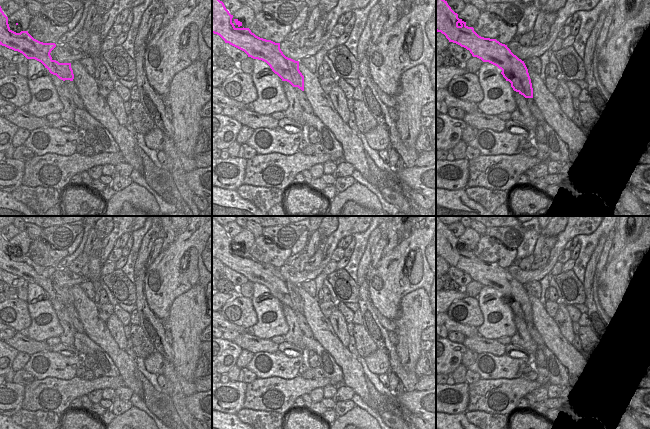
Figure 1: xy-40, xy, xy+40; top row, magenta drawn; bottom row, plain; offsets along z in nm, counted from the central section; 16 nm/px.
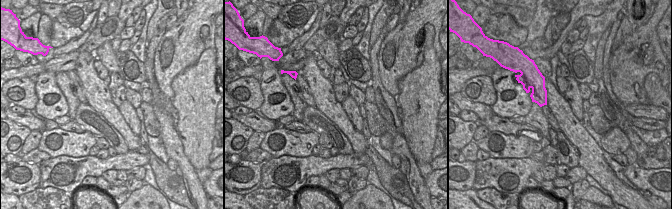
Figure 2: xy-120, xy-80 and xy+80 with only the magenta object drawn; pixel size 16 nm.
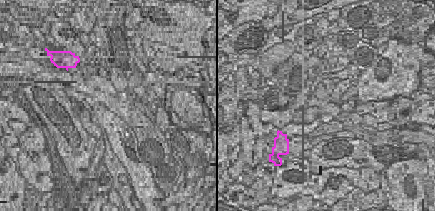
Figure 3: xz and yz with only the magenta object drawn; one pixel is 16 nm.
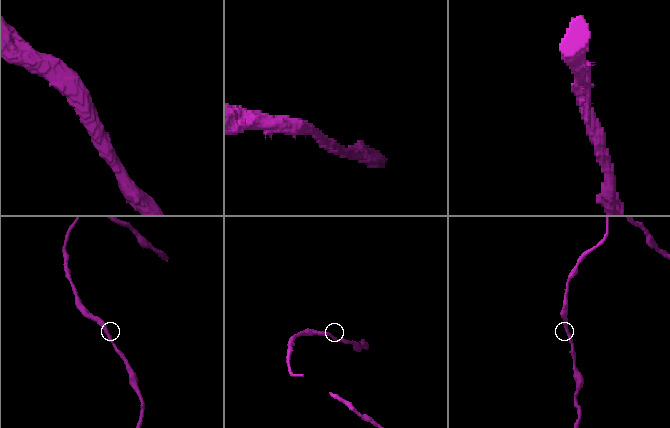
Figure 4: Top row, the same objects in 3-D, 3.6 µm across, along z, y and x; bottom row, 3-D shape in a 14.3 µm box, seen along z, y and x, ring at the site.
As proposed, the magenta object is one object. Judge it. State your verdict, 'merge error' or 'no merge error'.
no merge error

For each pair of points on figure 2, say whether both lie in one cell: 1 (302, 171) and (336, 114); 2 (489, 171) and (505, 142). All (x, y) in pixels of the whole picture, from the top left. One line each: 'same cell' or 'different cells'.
1: different cells
2: different cells

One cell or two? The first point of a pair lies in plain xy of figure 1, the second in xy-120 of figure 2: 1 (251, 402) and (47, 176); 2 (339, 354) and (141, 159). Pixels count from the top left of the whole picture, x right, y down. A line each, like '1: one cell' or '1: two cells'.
1: one cell
2: two cells

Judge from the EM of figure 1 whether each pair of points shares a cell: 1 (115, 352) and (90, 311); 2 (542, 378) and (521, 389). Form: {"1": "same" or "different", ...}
{"1": "same", "2": "different"}

